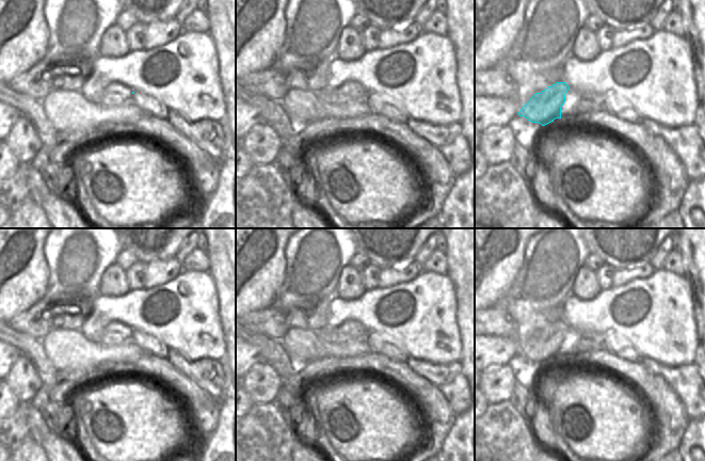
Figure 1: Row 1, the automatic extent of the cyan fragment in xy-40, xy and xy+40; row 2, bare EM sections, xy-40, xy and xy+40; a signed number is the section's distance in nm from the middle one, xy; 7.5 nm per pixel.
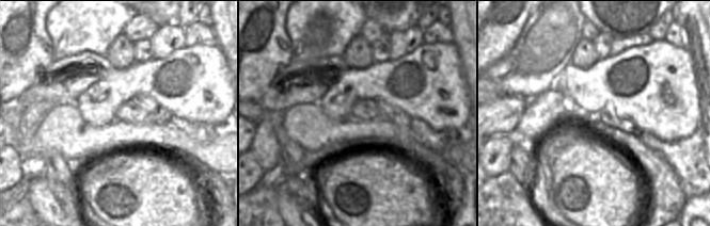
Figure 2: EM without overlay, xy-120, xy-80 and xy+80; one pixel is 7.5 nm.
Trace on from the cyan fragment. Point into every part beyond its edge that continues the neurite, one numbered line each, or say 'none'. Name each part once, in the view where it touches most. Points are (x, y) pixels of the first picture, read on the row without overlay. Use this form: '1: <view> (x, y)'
none

